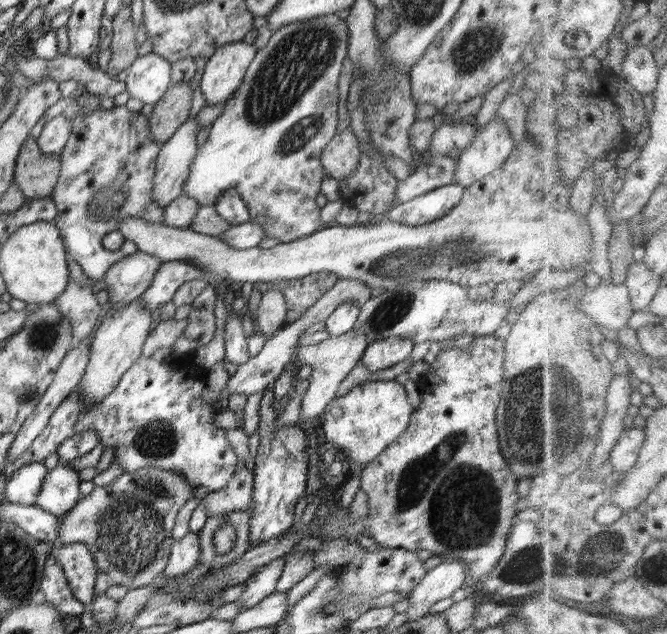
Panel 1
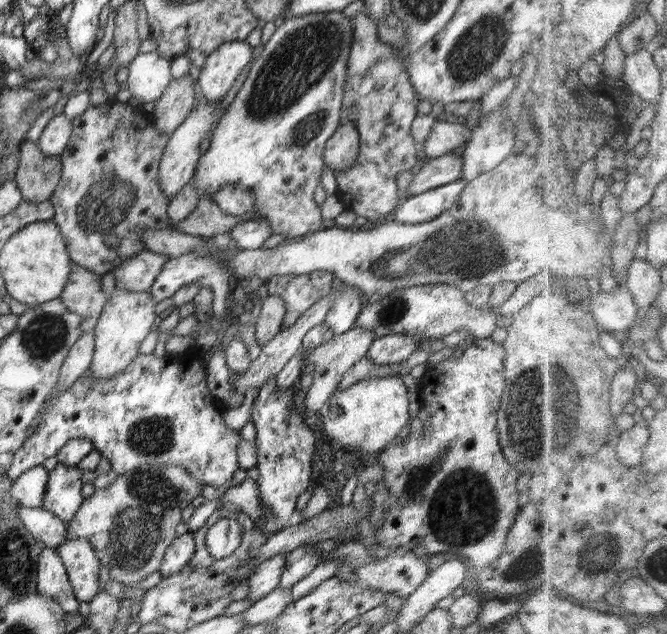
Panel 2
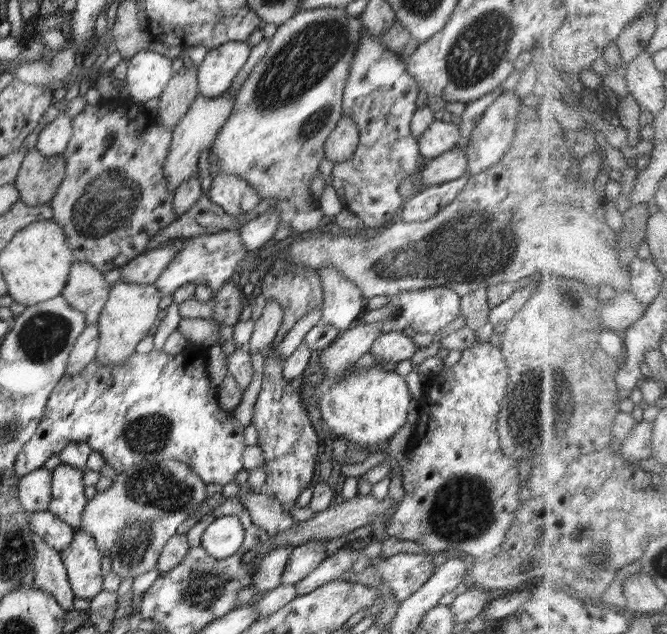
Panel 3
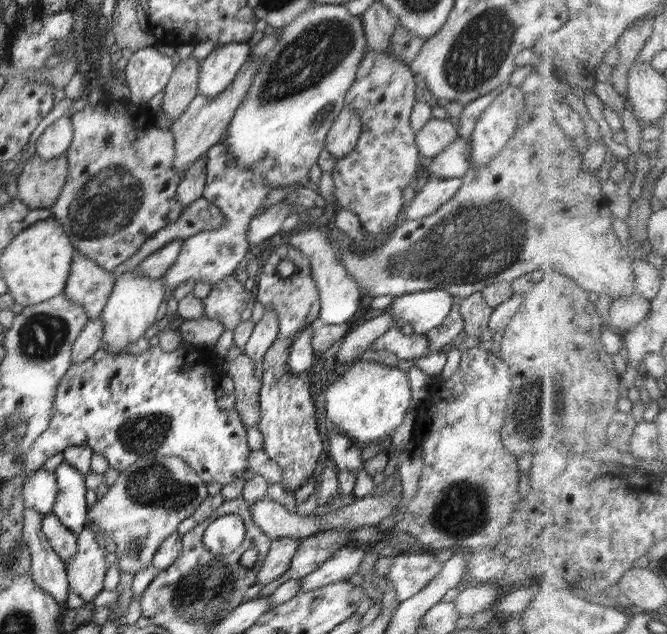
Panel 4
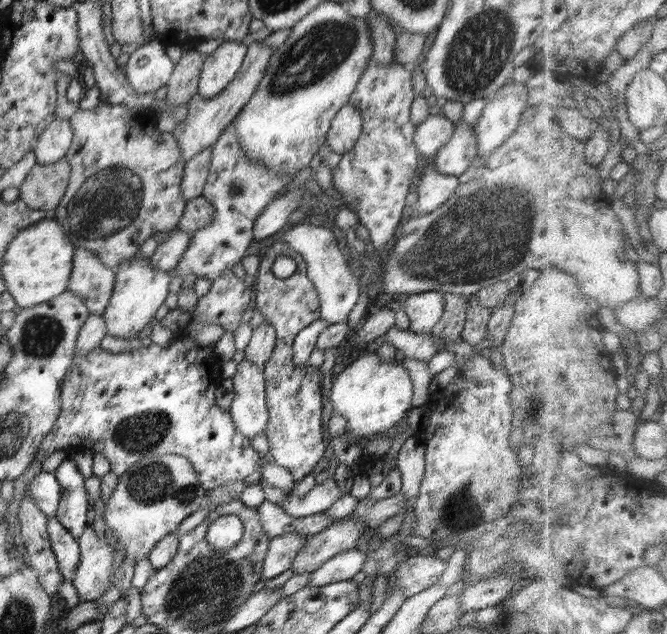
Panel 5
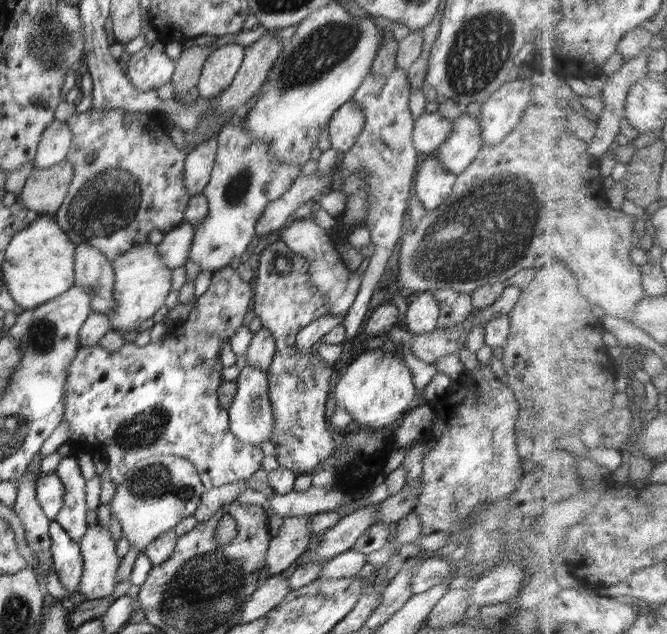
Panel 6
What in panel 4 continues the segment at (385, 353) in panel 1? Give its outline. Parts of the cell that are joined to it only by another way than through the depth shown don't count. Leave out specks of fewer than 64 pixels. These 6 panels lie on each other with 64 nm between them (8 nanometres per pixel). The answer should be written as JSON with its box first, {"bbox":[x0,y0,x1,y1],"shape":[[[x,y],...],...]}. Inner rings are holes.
{"bbox":[371,326,431,360],"shape":[[[398,326],[391,327],[386,333],[376,338],[371,348],[392,351],[392,354],[402,360],[422,358],[431,352],[431,346],[426,335],[402,334]]]}

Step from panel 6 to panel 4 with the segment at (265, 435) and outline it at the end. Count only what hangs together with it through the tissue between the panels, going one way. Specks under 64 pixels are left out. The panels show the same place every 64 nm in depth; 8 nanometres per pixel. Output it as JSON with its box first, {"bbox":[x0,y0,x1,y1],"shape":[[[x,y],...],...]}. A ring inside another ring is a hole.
{"bbox":[227,352,261,430],"shape":[[[244,352],[231,362],[227,375],[234,381],[237,410],[245,430],[259,426],[261,421],[260,393],[261,382],[254,376],[255,362]]]}

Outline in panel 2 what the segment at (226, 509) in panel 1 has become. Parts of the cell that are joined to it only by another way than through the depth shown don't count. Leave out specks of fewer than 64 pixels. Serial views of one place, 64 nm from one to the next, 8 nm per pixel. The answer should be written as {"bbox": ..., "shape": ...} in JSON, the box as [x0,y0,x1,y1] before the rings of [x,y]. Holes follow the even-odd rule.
{"bbox":[219,475,265,524],"shape":[[[248,475],[242,484],[229,487],[219,499],[220,507],[235,506],[245,512],[255,524],[260,524],[265,514],[265,506],[260,498],[257,483]]]}

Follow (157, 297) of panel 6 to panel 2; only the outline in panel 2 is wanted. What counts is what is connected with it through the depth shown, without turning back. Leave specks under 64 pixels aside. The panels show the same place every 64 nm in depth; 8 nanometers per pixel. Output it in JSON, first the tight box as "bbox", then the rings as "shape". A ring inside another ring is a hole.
{"bbox":[91,288,156,380],"shape":[[[116,288],[112,298],[108,300],[95,327],[95,351],[91,365],[92,380],[110,380],[120,374],[133,358],[139,354],[142,341],[154,330],[156,319],[156,302],[152,300],[150,291],[130,292],[124,288]]]}

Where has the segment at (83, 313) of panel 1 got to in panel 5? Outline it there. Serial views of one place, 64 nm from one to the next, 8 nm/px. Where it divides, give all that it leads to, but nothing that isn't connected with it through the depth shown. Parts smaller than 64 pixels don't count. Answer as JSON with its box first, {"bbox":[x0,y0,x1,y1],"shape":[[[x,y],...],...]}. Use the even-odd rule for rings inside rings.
{"bbox":[67,247,115,315],"shape":[[[76,247],[67,291],[80,296],[90,314],[104,315],[113,295],[115,272],[90,250]]]}

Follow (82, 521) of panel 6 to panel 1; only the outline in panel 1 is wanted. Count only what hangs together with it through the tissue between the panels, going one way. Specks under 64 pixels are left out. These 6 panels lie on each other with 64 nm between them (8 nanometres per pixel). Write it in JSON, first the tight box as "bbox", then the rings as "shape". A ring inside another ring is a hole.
{"bbox":[35,464,81,518],"shape":[[[58,464],[47,472],[35,505],[62,518],[81,499],[80,483],[79,470]]]}

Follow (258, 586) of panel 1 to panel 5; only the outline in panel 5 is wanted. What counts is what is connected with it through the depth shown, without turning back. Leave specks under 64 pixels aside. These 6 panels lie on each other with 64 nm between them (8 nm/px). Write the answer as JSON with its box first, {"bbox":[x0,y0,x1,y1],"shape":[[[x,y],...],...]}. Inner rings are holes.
{"bbox":[261,532,307,579],"shape":[[[294,532],[271,538],[261,570],[262,579],[276,578],[291,568],[294,558],[303,549],[306,540],[307,537]]]}

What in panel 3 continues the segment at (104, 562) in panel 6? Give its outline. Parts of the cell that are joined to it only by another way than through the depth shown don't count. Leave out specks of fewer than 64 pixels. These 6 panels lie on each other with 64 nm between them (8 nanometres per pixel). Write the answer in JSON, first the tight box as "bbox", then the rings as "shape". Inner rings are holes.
{"bbox":[60,530,103,600],"shape":[[[76,530],[72,544],[66,550],[60,552],[67,575],[71,584],[71,589],[77,598],[86,598],[92,600],[102,590],[102,567],[100,560],[103,554],[98,548],[94,537],[86,532],[78,532]]]}

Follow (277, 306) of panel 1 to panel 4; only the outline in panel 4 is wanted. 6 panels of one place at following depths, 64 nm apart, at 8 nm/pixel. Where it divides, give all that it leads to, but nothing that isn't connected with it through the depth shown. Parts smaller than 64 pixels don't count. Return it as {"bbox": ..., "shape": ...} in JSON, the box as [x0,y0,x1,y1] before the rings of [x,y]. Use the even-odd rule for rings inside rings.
{"bbox":[242,309,278,363],"shape":[[[268,309],[260,322],[255,324],[248,342],[242,348],[243,352],[255,363],[262,362],[262,358],[276,340],[278,332],[278,315],[272,309]]]}

